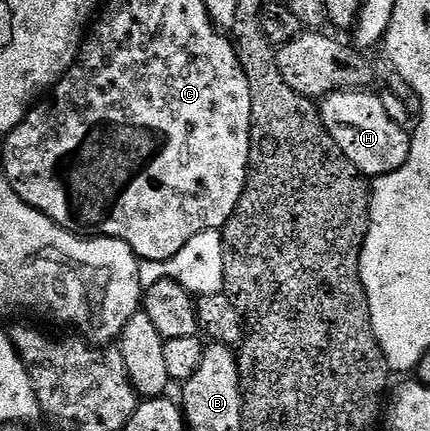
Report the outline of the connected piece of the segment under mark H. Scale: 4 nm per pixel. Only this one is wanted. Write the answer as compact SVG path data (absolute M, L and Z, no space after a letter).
M366 89L334 90L321 100L320 114L326 131L346 154L348 161L352 161L352 165L356 165L363 175L377 177L392 173L404 165L410 152L411 136L403 124L390 119L381 98L370 93Z

